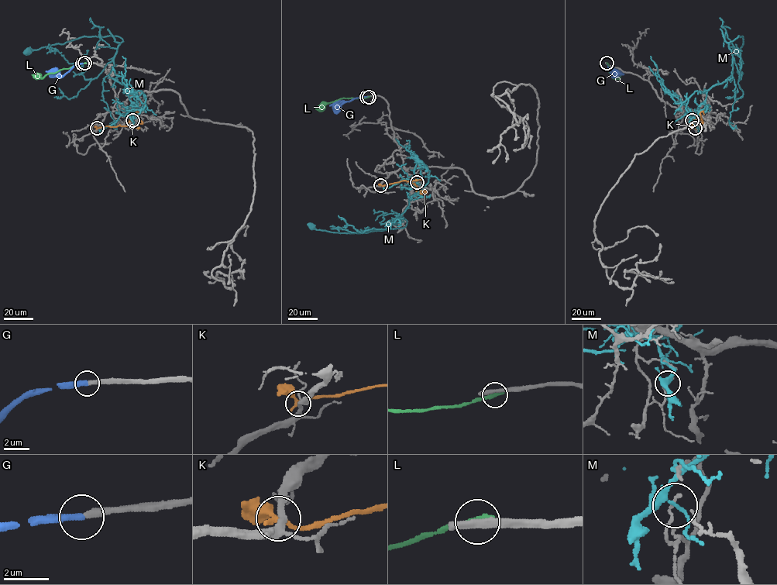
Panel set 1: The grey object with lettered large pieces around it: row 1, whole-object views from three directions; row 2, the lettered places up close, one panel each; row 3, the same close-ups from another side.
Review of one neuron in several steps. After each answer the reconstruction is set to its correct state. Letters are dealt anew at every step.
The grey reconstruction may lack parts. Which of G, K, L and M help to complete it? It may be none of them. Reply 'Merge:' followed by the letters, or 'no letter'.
Merge: G

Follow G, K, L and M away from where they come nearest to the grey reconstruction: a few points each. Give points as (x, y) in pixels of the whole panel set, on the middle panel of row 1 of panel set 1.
G: (366, 97), (329, 106)
K: (380, 185), (407, 180), (423, 190)
L: (369, 97), (342, 98), (320, 105), (315, 109)
M: (417, 181), (417, 194), (410, 197), (408, 205), (393, 220), (404, 218), (404, 227), (339, 232), (307, 224)

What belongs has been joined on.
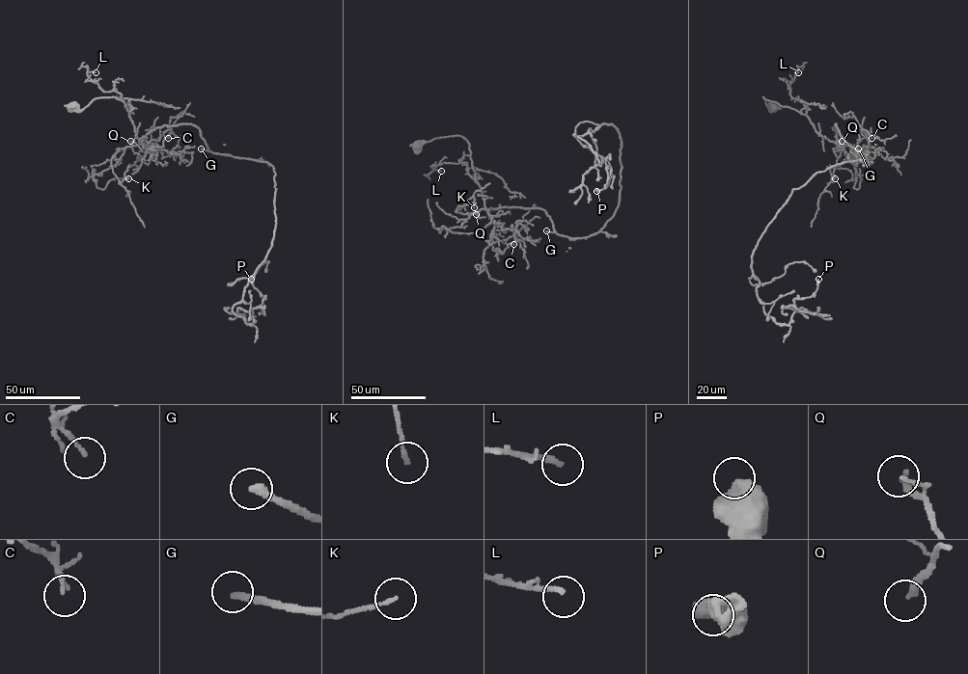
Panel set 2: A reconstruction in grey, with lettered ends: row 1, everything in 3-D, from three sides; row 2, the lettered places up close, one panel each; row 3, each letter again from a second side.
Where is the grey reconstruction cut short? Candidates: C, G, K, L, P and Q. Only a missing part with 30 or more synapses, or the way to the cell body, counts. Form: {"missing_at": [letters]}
{"missing_at": ["G"]}

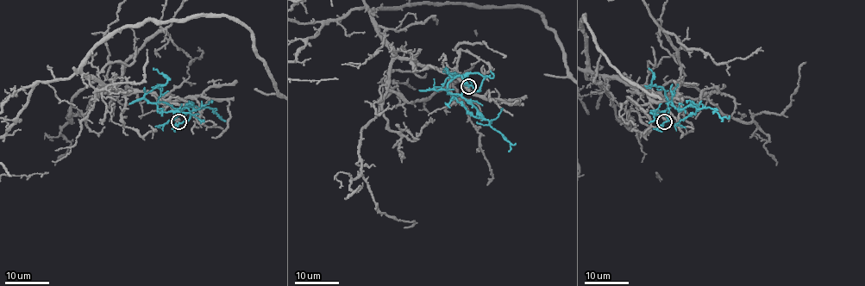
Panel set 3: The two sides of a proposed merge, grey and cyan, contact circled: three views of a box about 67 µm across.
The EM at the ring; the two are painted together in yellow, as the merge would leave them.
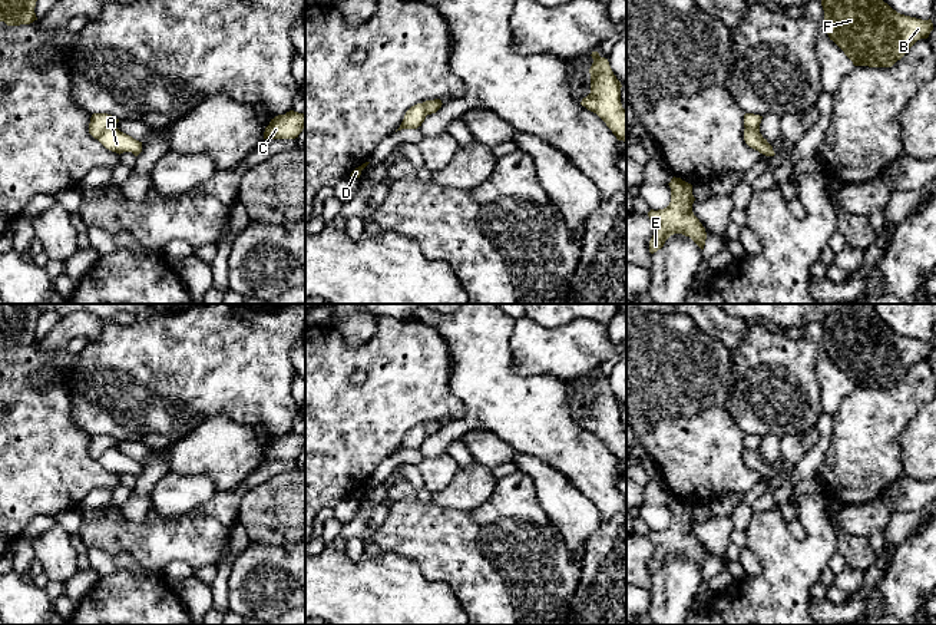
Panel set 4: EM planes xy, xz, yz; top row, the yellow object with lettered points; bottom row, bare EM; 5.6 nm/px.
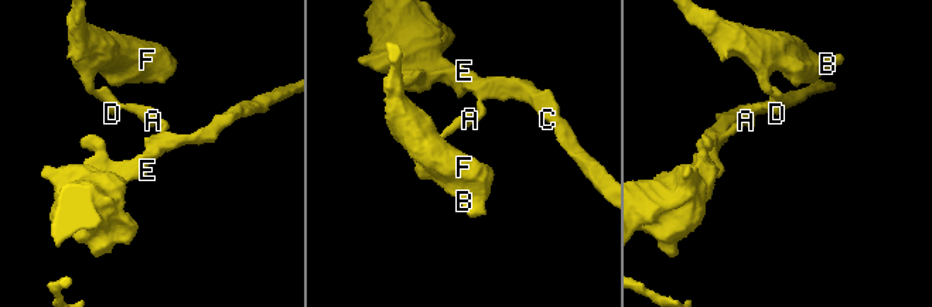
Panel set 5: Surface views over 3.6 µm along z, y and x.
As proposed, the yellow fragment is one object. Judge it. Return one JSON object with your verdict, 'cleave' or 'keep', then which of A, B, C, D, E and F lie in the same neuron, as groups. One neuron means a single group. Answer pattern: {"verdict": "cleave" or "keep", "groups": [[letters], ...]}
{"verdict": "cleave", "groups": [["A", "C", "E"], ["B", "D", "F"]]}

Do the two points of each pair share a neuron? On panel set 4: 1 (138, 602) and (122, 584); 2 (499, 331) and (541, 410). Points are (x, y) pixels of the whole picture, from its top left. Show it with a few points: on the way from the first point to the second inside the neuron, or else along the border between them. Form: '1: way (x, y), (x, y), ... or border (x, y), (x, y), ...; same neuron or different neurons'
1: way (134, 598), (123, 588); same neuron
2: way (499, 351), (499, 369), (521, 390); same neuron

